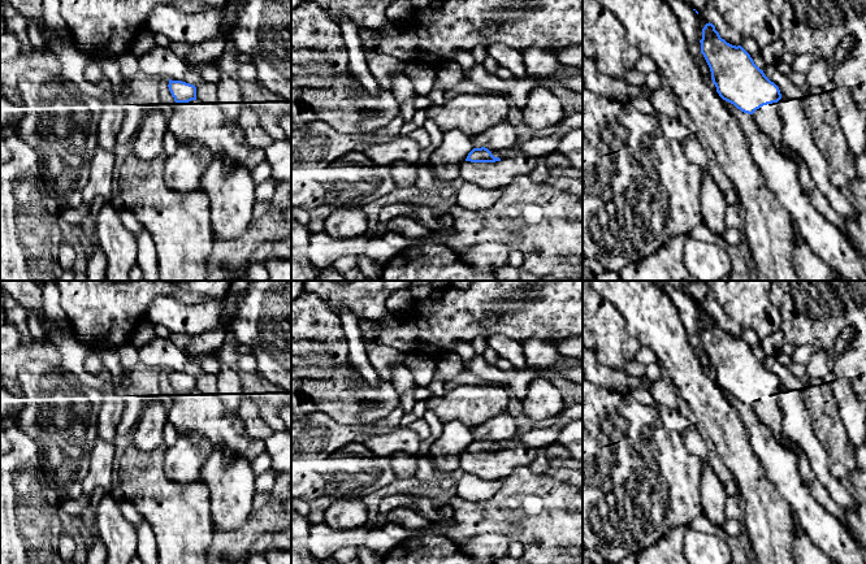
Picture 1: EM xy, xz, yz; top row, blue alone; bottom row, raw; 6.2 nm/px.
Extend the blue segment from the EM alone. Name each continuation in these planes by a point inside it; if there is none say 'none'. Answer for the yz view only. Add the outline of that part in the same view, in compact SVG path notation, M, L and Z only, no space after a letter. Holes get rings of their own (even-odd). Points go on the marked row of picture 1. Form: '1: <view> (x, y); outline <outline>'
1: yz (767, 118); outline M778 103L761 107L753 113L753 120L759 130L767 135L771 144L787 159L796 161L798 155L789 147L784 147L783 121L779 114Z

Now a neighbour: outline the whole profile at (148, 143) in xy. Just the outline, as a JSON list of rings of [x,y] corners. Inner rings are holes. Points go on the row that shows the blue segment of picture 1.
[[[146,105],[144,109],[146,114],[133,142],[133,152],[138,159],[150,161],[164,153],[168,125],[159,105]]]

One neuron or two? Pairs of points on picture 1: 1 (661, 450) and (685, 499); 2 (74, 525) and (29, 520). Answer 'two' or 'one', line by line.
1: one
2: two

